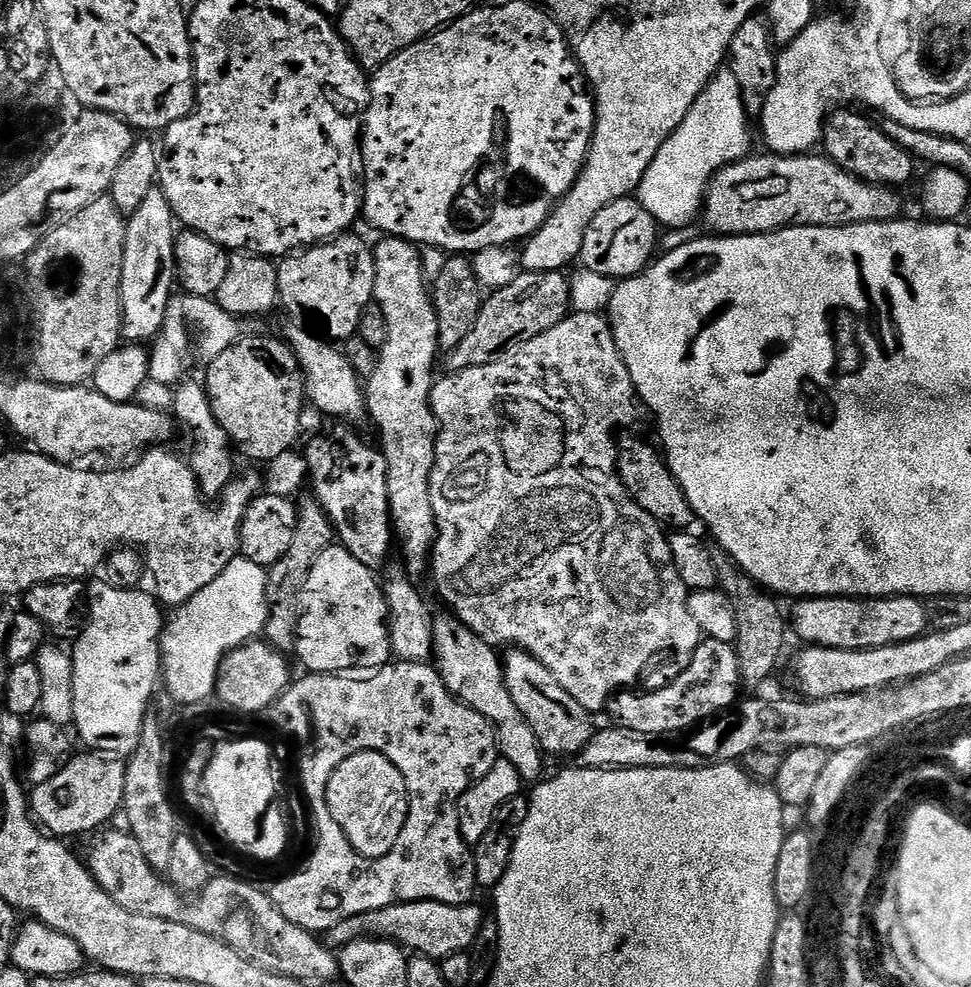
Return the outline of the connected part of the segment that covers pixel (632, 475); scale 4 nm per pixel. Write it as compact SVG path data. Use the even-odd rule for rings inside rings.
M628 436L624 441L619 441L616 449L616 472L632 501L642 506L642 510L655 518L657 524L669 524L672 530L688 530L693 527L691 524L694 524L694 513L682 486L669 470L663 455L657 449L655 452L646 441L639 440L636 436Z

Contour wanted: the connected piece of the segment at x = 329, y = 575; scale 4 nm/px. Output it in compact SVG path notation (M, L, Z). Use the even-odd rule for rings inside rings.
M333 546L318 554L298 593L298 619L294 624L294 652L300 655L309 673L348 674L356 670L352 668L375 670L393 659L390 609L382 586L380 588L376 582L376 575L373 569L362 566L362 562L358 562L358 558L345 548Z

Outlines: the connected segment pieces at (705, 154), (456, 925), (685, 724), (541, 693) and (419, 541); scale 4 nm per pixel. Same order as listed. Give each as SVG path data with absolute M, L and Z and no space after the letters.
M726 66L715 72L710 78L710 82L698 94L698 102L690 106L690 114L682 118L682 126L662 142L662 150L654 154L654 162L646 170L642 182L636 188L635 199L640 201L640 205L655 218L657 225L668 228L684 228L692 219L699 217L702 212L704 193L708 190L708 184L717 172L722 171L728 164L733 164L736 160L743 160L749 155L748 148L748 123L750 117L742 110L740 99L740 87L734 78L734 74Z
M415 900L409 904L395 904L375 913L376 928L381 937L400 945L412 954L428 956L441 961L459 952L468 952L478 937L478 932L486 919L486 913L476 902L466 904L443 904L433 900Z
M704 638L690 653L689 660L692 661L665 688L657 692L644 692L641 696L632 692L636 690L615 693L606 705L607 715L612 715L611 723L617 728L634 730L638 734L668 738L671 732L687 733L701 722L731 709L737 703L742 689L740 659L735 647L726 642Z
M515 646L503 653L502 663L504 665L504 677L506 678L506 690L510 692L510 698L514 700L514 706L522 714L522 718L530 726L534 738L540 743L541 749L549 757L572 756L581 752L592 737L594 725L591 724L589 713L584 711L566 690L562 690L562 682L550 674L538 658L534 658L523 648Z
M388 236L380 245L375 245L374 255L376 258L376 277L374 278L374 302L382 310L382 314L386 314L386 326L388 327L388 340L384 343L383 348L379 349L378 356L380 361L376 364L376 369L372 372L372 377L366 380L366 399L368 401L368 414L371 423L376 423L376 428L380 431L379 447L384 453L386 462L386 474L388 475L388 497L390 498L390 514L392 515L392 530L394 533L395 543L398 545L398 552L404 555L404 564L408 567L407 575L413 581L425 579L426 573L430 568L430 557L432 555L432 545L436 542L436 519L434 518L434 506L430 498L430 490L432 489L432 472L436 468L436 434L438 425L436 416L432 413L432 386L434 383L434 375L432 376L432 367L436 364L436 352L440 348L438 342L438 322L436 321L436 307L432 304L430 295L430 284L426 279L423 262L421 260L421 249L417 245L410 243L408 240L399 240L397 236Z

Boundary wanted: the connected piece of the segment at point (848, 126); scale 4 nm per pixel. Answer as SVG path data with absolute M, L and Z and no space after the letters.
M839 108L828 115L824 123L822 146L825 155L835 162L836 167L846 170L852 176L857 176L868 183L901 187L914 172L915 159L888 138L881 127L872 124L862 115L852 112L850 108Z

